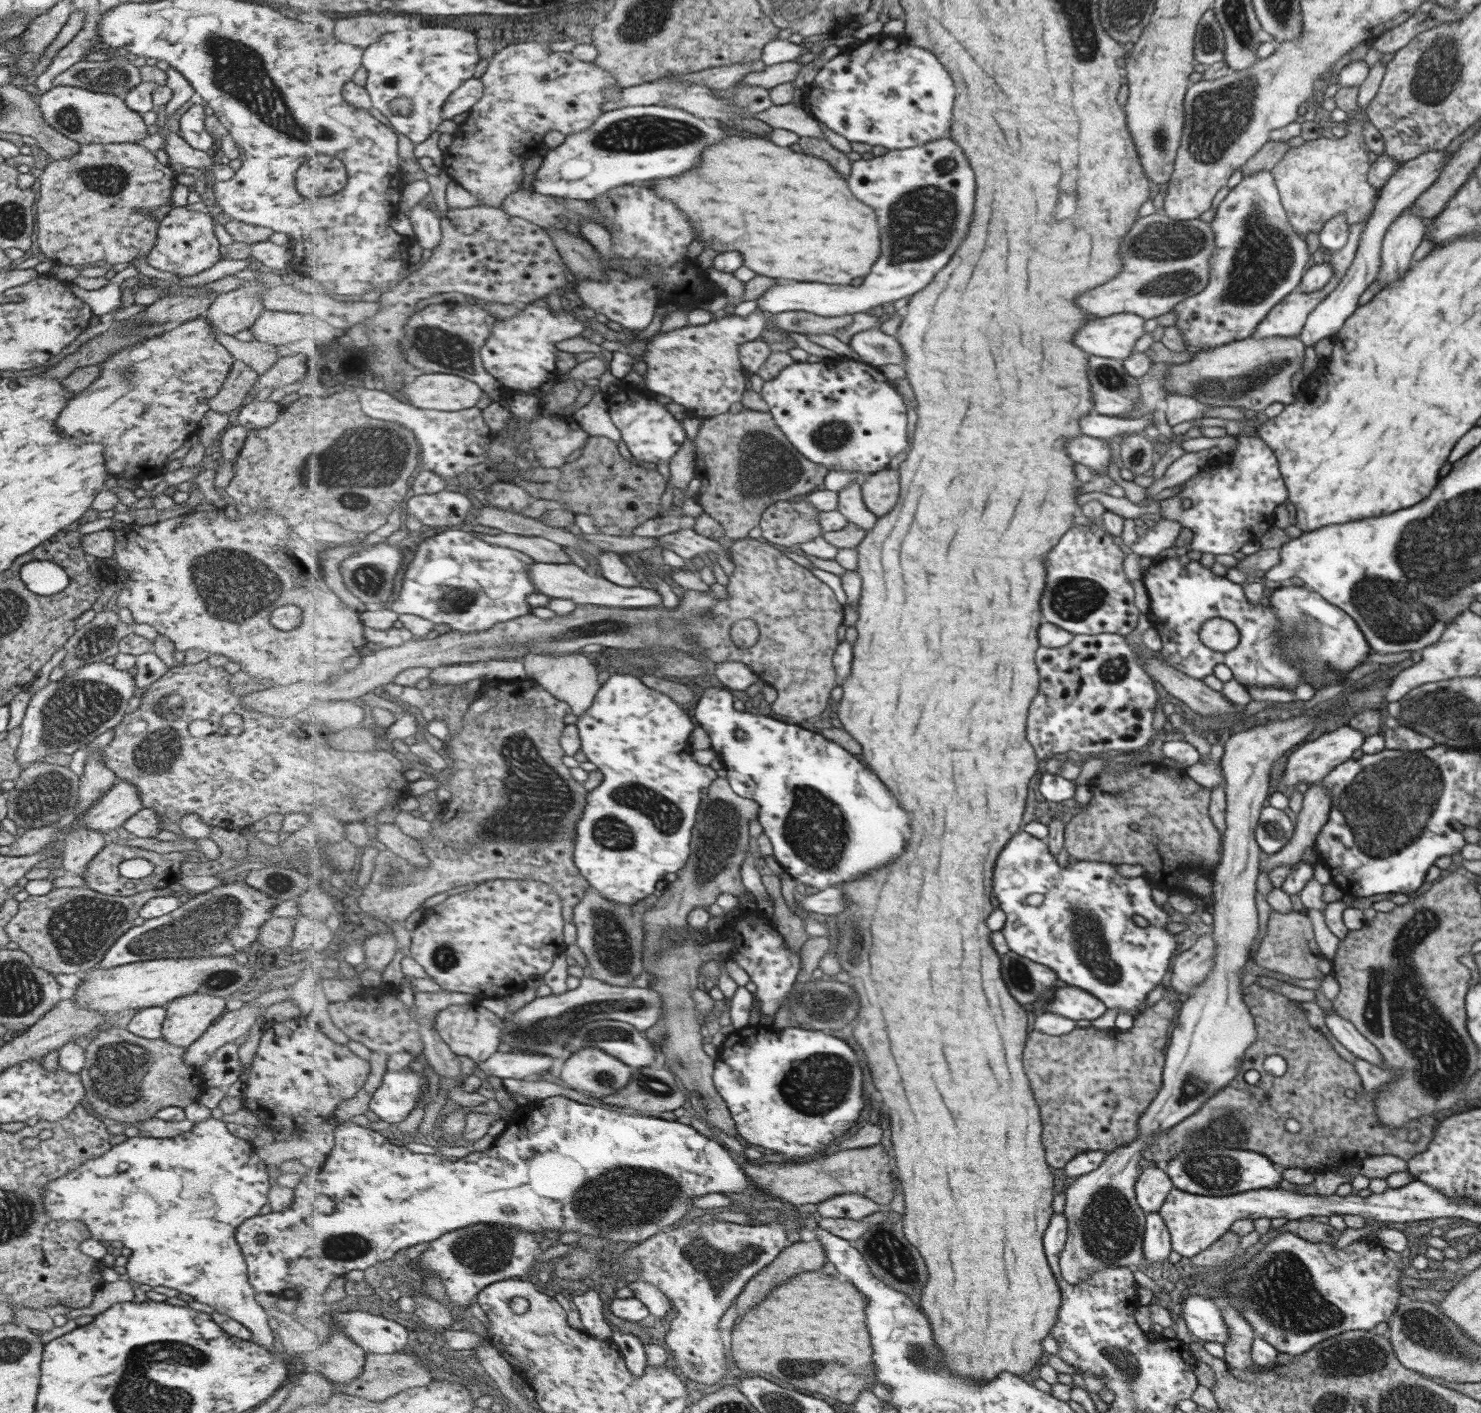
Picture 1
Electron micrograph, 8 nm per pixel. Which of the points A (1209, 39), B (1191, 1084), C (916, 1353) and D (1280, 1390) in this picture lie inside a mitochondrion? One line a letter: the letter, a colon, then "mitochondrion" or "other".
A: mitochondrion
B: mitochondrion
C: mitochondrion
D: other

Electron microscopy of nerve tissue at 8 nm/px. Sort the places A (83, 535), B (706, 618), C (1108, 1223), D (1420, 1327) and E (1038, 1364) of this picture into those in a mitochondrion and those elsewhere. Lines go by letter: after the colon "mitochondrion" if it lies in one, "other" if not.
A: other
B: mitochondrion
C: mitochondrion
D: mitochondrion
E: other

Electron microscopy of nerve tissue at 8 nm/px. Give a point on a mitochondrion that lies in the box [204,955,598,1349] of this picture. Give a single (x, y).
(487, 1251)

